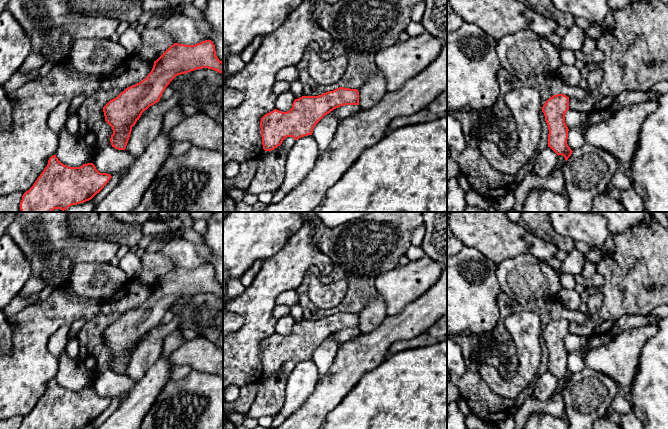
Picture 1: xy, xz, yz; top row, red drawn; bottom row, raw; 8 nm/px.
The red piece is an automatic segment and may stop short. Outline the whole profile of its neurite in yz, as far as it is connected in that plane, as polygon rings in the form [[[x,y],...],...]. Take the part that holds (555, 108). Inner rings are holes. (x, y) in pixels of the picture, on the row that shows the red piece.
[[[557,94],[550,97],[542,107],[545,121],[548,125],[548,147],[550,147],[558,156],[562,155],[567,161],[572,154],[572,150],[567,144],[568,127],[565,123],[565,114],[569,110],[569,97],[564,94]]]

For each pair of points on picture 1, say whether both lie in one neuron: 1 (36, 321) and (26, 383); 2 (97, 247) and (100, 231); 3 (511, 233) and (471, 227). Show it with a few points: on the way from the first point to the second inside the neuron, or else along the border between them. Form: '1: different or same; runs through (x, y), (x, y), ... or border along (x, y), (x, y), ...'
1: same; runs through (31, 336), (29, 368)
2: different; border along (75, 236), (104, 239), (120, 245)
3: same; runs through (501, 233), (481, 227)

